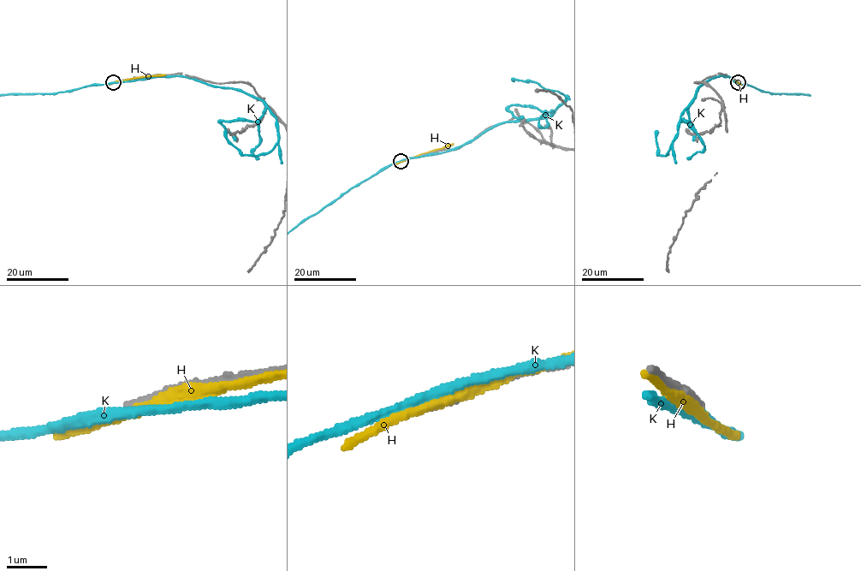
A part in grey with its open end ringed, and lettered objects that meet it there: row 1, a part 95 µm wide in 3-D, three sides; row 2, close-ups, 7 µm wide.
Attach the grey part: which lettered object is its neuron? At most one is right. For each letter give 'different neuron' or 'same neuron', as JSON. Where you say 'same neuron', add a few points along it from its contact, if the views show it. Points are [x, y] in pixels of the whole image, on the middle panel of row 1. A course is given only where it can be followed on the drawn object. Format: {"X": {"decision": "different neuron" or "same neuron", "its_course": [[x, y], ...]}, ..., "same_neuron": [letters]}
{"H": {"decision": "different neuron"}, "K": {"decision": "different neuron"}, "same_neuron": []}

